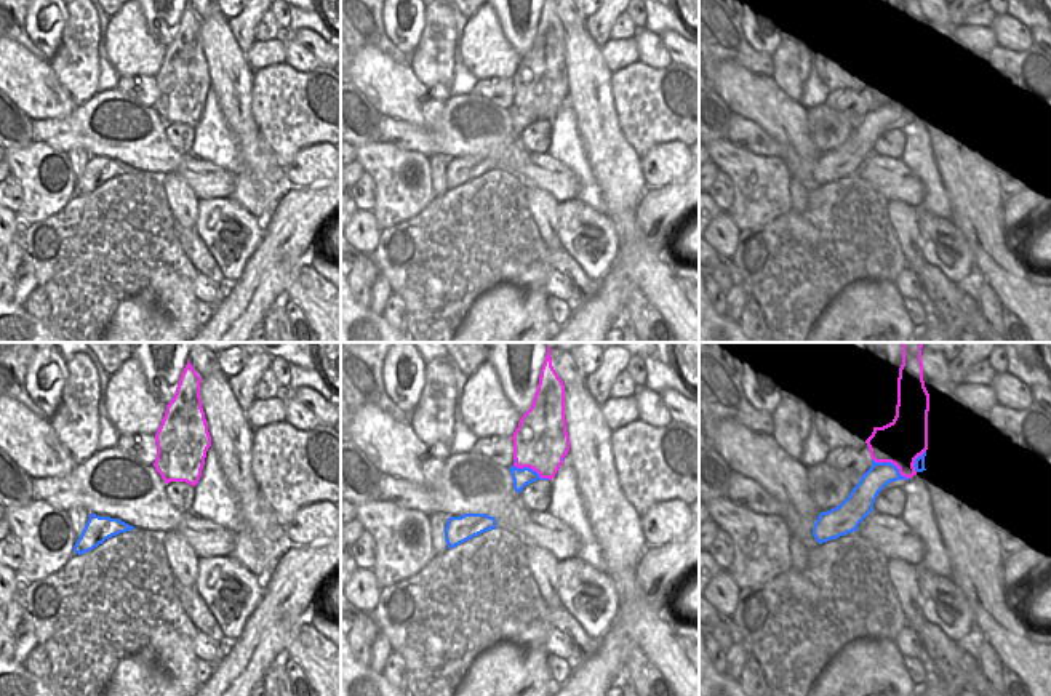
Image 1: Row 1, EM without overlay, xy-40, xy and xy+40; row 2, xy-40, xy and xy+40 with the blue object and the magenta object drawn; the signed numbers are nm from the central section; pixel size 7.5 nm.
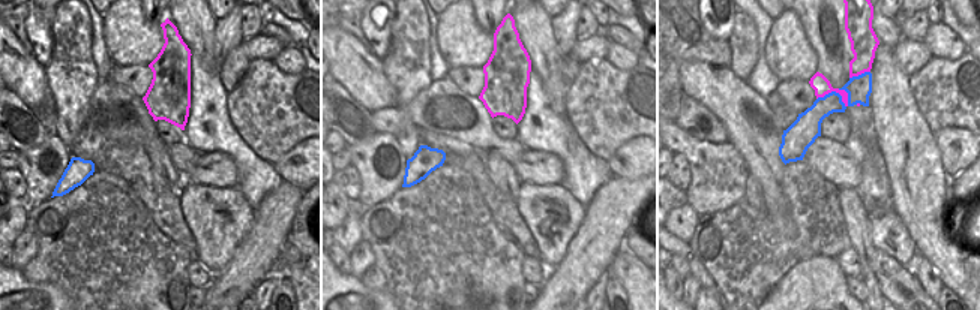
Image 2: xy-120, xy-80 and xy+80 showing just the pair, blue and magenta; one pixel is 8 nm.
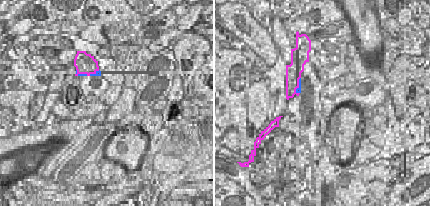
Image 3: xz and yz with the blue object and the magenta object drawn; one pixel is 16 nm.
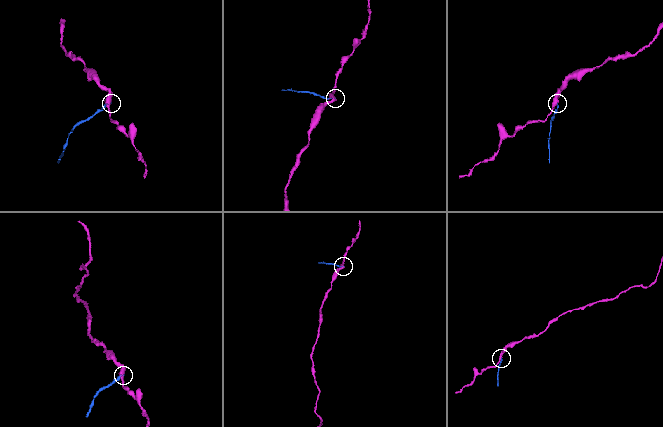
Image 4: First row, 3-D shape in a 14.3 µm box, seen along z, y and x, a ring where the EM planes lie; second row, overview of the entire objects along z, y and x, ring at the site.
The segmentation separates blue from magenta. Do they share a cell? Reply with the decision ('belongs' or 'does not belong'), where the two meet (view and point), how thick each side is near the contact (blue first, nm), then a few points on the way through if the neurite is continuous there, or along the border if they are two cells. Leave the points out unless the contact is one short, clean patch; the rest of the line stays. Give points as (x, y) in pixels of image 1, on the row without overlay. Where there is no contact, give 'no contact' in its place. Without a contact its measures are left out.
does not belong; contact xy (528, 109); calibres 140 and 420 nm

